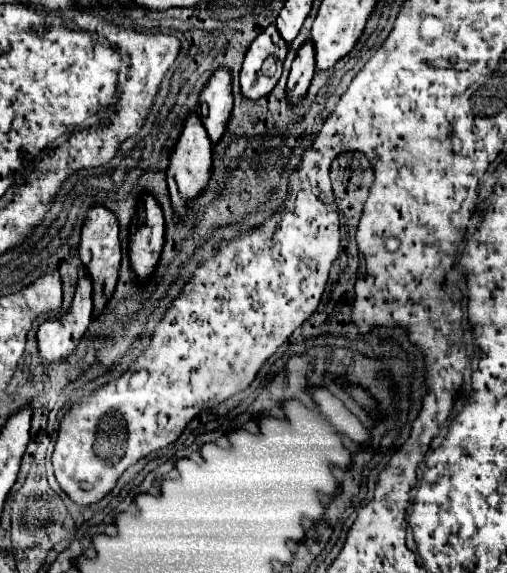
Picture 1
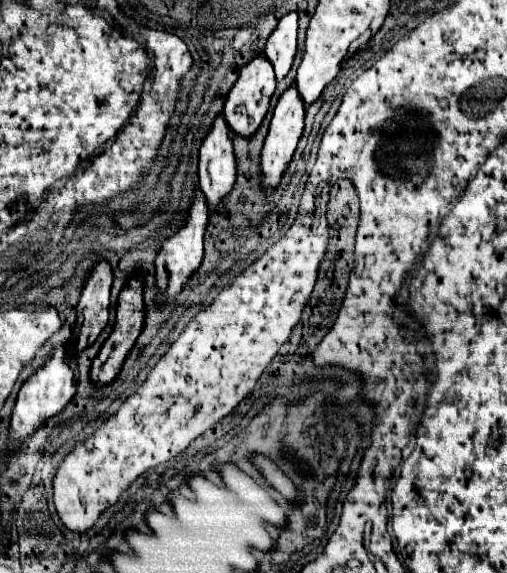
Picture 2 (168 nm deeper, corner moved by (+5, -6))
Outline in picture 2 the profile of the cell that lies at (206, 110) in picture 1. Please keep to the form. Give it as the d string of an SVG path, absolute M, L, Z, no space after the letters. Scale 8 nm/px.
M219 115L199 147L199 185L209 203L221 201L235 183L231 129Z

